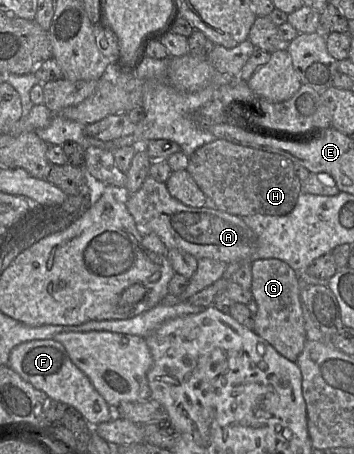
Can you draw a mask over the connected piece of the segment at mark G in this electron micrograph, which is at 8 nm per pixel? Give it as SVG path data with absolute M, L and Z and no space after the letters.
M272 258L253 261L251 270L253 331L272 345L283 357L296 363L306 343L298 273L284 261Z

